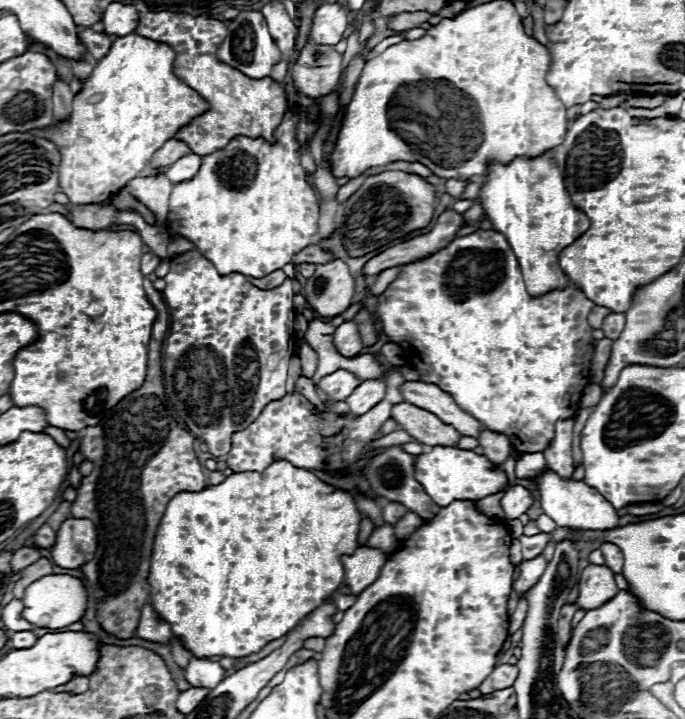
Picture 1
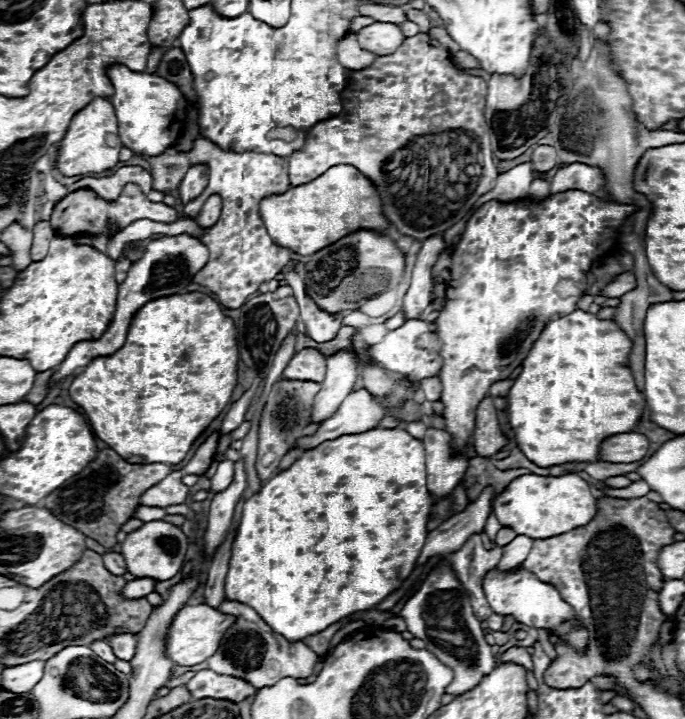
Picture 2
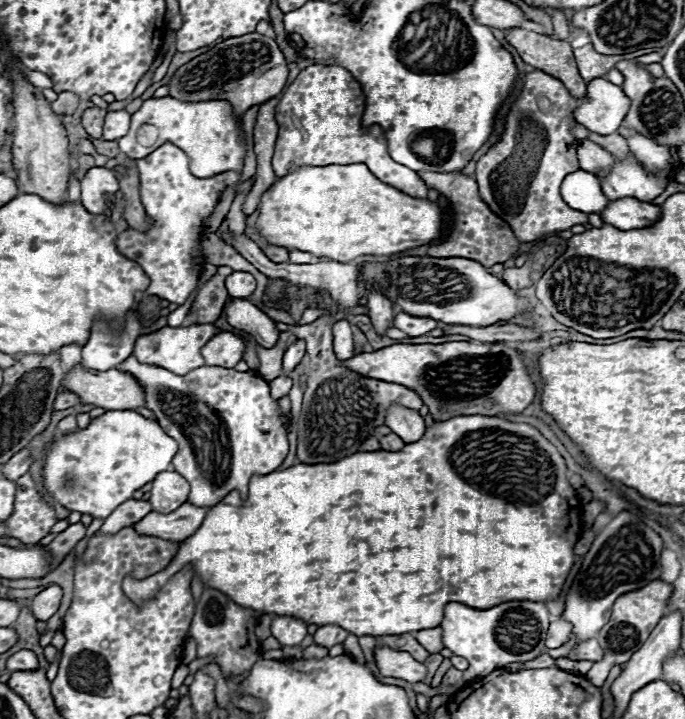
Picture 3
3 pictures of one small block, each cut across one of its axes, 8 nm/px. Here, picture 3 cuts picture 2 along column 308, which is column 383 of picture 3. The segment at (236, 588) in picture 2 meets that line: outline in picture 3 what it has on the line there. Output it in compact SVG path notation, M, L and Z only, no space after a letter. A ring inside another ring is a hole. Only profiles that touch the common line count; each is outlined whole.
M482 414L452 416L448 420L436 420L432 426L426 428L424 436L418 442L406 444L398 452L388 452L388 450L356 452L330 464L296 464L286 470L276 470L270 474L254 476L250 480L250 492L248 492L246 502L240 500L238 492L230 492L216 506L208 508L208 514L202 526L198 528L194 536L184 540L170 568L146 580L126 578L122 588L134 602L142 602L142 600L152 598L174 572L178 572L186 564L194 564L194 572L202 576L206 586L226 592L230 600L246 608L254 608L256 612L298 616L300 620L306 620L308 626L310 624L316 624L316 626L338 624L356 636L364 636L364 634L366 636L388 636L388 634L400 636L406 632L418 632L418 630L440 626L444 618L444 606L448 602L460 602L460 604L484 610L484 608L492 608L496 604L504 604L512 600L530 600L530 602L556 600L574 564L572 550L582 532L580 516L582 516L580 500L578 500L576 490L568 482L568 468L566 468L564 458L560 456L556 446L548 442L534 426L524 424L524 422L510 422L502 416L482 416ZM476 430L492 430L492 444L482 444L478 448L466 448L466 444L458 444L462 438L466 438L470 432L476 432ZM500 440L508 440L510 446L500 446ZM496 450L500 450L500 456L496 454Z

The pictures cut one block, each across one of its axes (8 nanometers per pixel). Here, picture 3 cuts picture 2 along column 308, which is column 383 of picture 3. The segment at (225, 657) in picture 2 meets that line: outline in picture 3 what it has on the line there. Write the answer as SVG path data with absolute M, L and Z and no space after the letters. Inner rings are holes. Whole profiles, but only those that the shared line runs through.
M376 648L374 662L382 676L402 678L406 682L422 682L426 678L426 666L414 660L408 652L396 652L392 648Z

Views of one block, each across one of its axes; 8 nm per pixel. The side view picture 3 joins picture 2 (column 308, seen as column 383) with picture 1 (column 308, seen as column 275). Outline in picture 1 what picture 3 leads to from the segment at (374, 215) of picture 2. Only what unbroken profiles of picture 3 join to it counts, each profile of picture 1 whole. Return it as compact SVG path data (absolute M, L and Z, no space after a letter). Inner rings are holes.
M286 112L280 126L274 130L276 142L266 142L264 138L248 138L236 136L222 150L202 156L202 164L198 174L184 184L176 184L168 202L166 226L172 236L188 238L194 248L214 264L214 268L226 276L232 272L240 272L248 278L268 276L274 270L284 268L292 262L292 256L302 248L312 244L312 236L318 232L318 196L312 184L306 182L304 168L300 162L300 150L296 142L296 124L298 116L294 112ZM220 164L232 164L232 168L240 168L240 172L252 172L252 184L248 188L228 188L224 180L216 174Z

